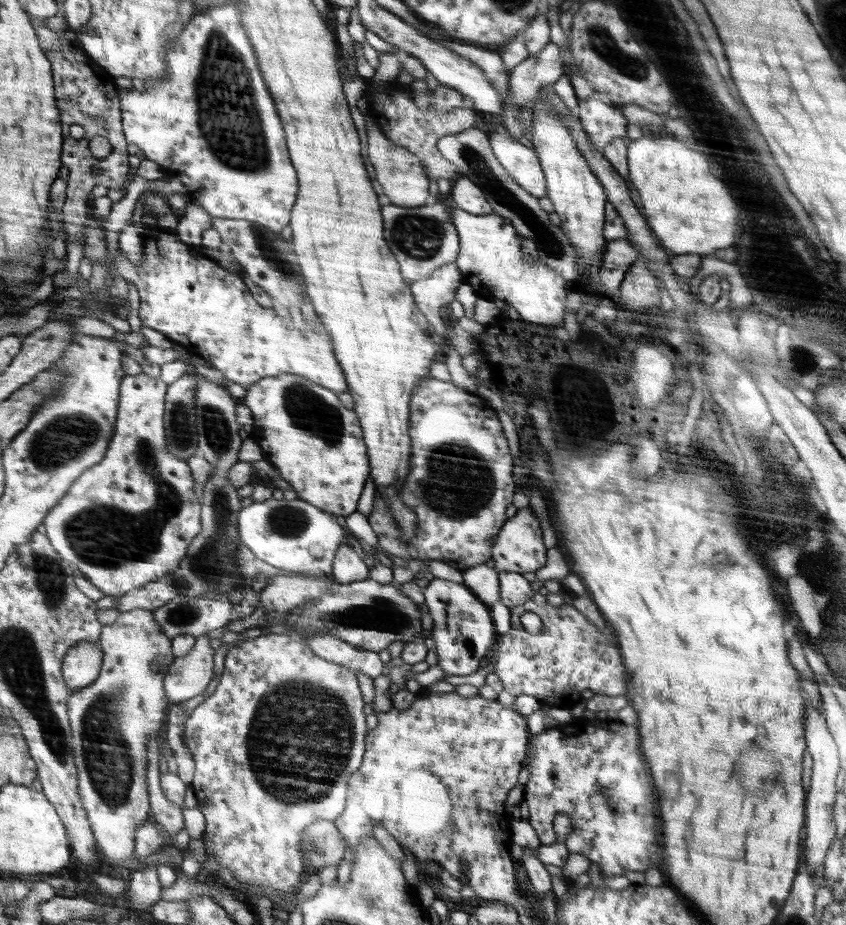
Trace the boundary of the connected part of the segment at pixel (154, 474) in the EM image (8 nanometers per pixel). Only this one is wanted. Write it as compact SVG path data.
M144 373L126 375L122 379L120 406L105 458L85 470L45 516L46 536L50 537L58 554L110 597L120 598L149 583L163 582L166 575L178 568L190 543L201 531L201 505L194 492L191 468L187 461L166 450L163 416L167 389L162 379L150 378Z

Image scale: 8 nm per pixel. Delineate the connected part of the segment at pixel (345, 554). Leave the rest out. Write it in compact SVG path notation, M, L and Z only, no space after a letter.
M343 540L337 556L333 560L333 570L331 577L342 584L348 584L355 581L364 581L369 576L369 567L363 561L358 546L350 547Z

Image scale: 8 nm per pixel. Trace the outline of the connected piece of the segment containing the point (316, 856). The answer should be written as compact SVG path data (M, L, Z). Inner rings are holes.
M315 820L301 832L299 849L310 869L308 875L324 867L338 867L346 848L345 840L331 820Z

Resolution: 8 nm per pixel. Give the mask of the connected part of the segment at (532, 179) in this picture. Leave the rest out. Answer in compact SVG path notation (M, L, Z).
M503 125L494 128L494 136L489 136L489 142L494 156L516 184L534 197L548 195L545 172L540 168L541 162L538 162L539 156L510 136Z

